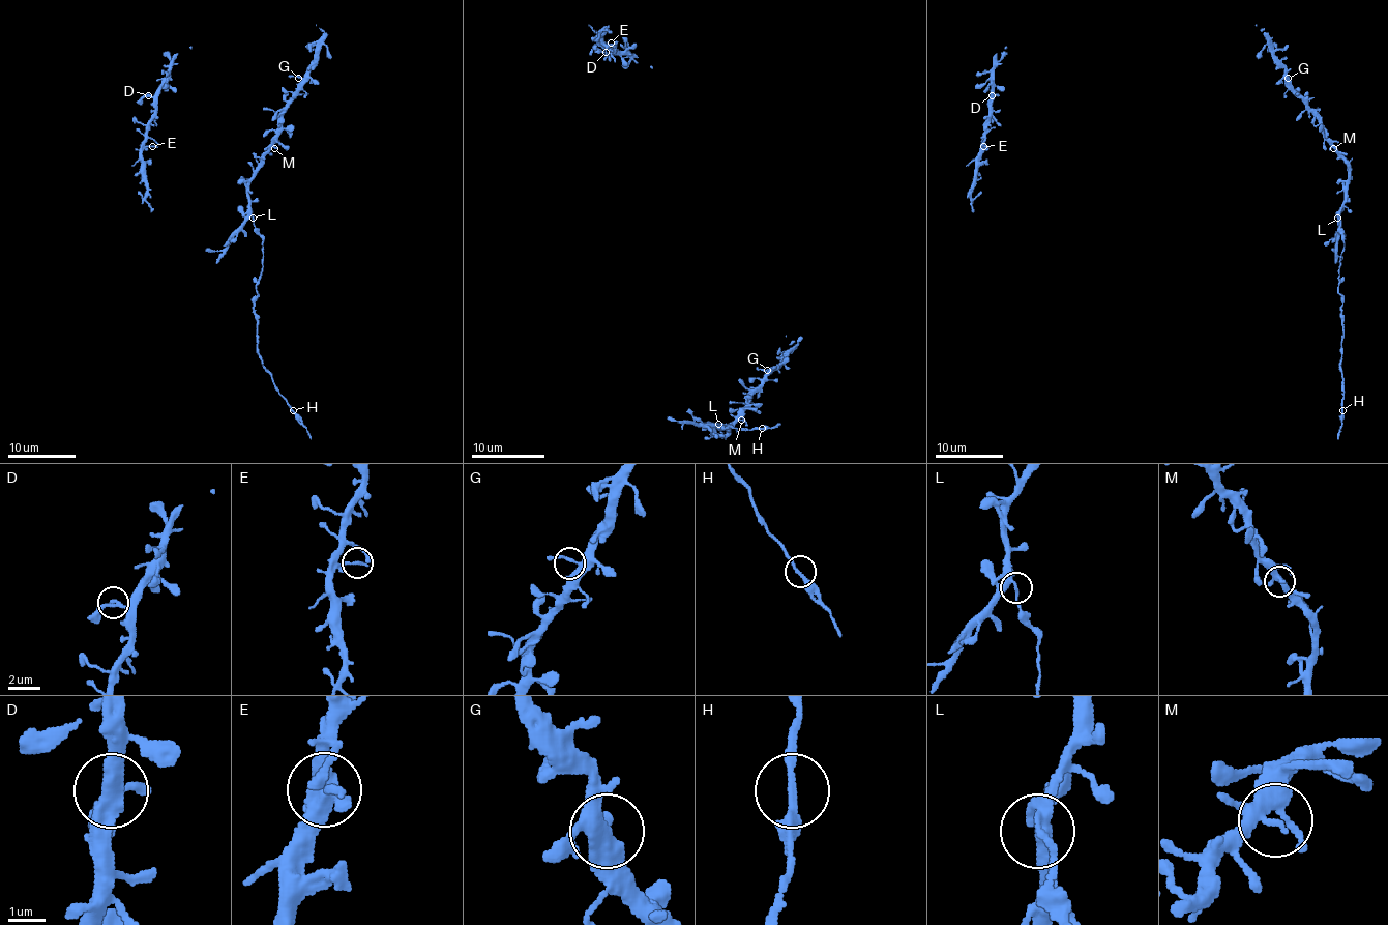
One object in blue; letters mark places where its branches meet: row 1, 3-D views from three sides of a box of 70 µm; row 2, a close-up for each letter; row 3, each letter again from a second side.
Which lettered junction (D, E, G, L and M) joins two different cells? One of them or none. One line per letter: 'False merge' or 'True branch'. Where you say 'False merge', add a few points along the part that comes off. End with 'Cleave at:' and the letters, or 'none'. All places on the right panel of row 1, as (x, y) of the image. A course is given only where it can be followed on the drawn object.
D: True branch
E: True branch
G: True branch
L: False merge. Course of the part to remove: (1337, 218), (1344, 239), (1338, 278), (1344, 322), (1340, 370), (1344, 395), (1342, 426), (1337, 439)
M: True branch
Cleave at: L

